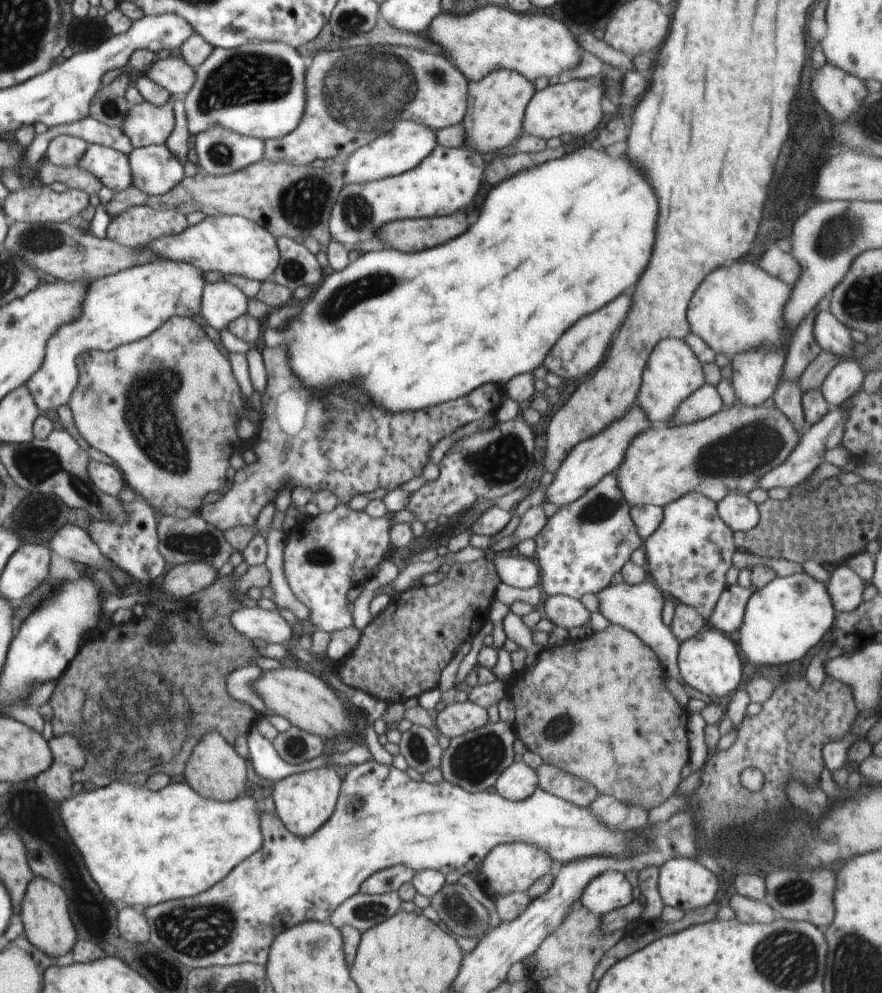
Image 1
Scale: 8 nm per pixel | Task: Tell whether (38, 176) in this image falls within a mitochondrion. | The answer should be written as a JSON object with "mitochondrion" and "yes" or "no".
{"mitochondrion":"no"}

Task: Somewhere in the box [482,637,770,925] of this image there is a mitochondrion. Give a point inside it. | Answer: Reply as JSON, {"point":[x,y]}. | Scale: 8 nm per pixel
{"point":[561,726]}

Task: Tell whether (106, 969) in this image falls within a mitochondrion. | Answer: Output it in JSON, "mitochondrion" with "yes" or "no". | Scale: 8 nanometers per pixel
{"mitochondrion":"no"}

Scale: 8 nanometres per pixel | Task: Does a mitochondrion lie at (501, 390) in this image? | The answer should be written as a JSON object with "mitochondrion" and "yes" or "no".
{"mitochondrion":"no"}

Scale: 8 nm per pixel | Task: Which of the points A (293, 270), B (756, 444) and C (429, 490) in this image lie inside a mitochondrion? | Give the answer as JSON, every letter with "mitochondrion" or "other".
{"A":"mitochondrion","B":"mitochondrion","C":"other"}

